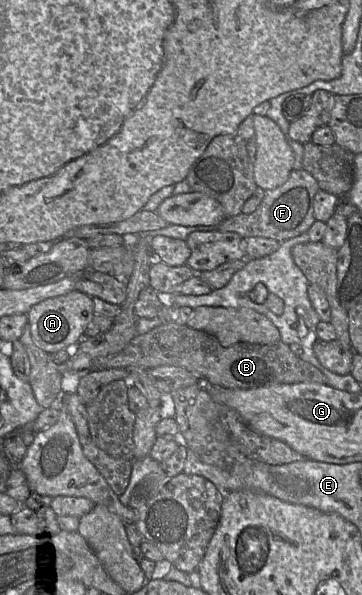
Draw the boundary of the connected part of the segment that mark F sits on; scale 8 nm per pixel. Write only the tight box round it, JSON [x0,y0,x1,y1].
[218,169,319,242]

